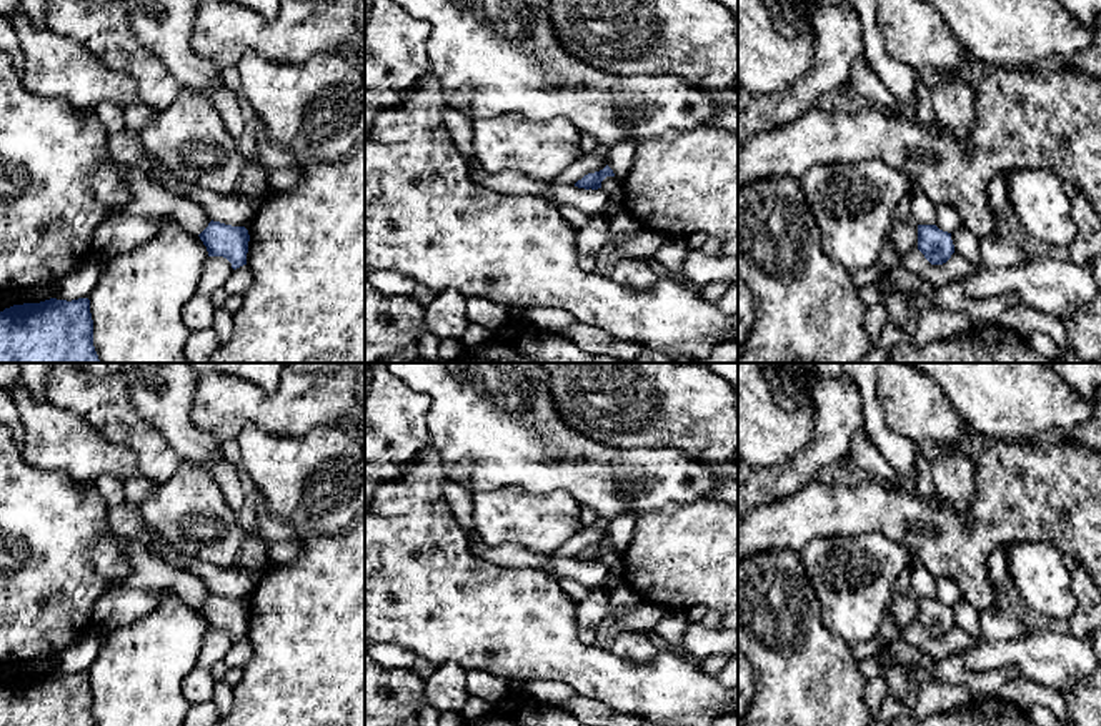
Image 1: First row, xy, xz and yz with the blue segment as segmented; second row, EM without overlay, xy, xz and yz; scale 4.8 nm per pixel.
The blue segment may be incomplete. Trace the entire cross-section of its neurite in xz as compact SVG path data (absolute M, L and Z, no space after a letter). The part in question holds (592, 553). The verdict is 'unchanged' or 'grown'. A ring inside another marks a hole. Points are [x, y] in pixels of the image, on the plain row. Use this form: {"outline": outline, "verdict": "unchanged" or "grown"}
{"outline": "M608 538L603 543L600 543L600 544L585 548L581 553L578 553L575 556L575 559L585 561L585 563L590 563L590 561L591 563L598 563L598 561L601 561L601 554L606 549L615 549L613 543Z", "verdict": "unchanged"}

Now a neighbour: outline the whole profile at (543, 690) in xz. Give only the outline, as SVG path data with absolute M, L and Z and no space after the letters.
M528 679L523 683L525 693L541 703L561 704L576 696L575 689L561 681Z

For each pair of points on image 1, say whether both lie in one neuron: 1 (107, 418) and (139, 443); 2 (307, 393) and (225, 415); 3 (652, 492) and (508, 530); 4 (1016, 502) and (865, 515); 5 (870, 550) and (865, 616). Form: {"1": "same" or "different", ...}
{"1": "same", "2": "same", "3": "different", "4": "same", "5": "same"}

